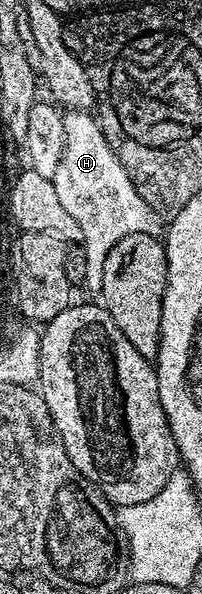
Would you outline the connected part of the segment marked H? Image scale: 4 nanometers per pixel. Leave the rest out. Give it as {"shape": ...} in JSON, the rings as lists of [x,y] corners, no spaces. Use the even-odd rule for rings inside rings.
{"shape":[[[70,110],[63,115],[64,154],[58,163],[53,182],[64,210],[76,218],[82,231],[80,247],[86,251],[86,288],[101,293],[104,278],[104,258],[108,250],[128,234],[148,234],[161,237],[164,220],[140,198],[132,178],[120,166],[120,158],[104,138],[102,125],[93,115],[82,110]]]}

